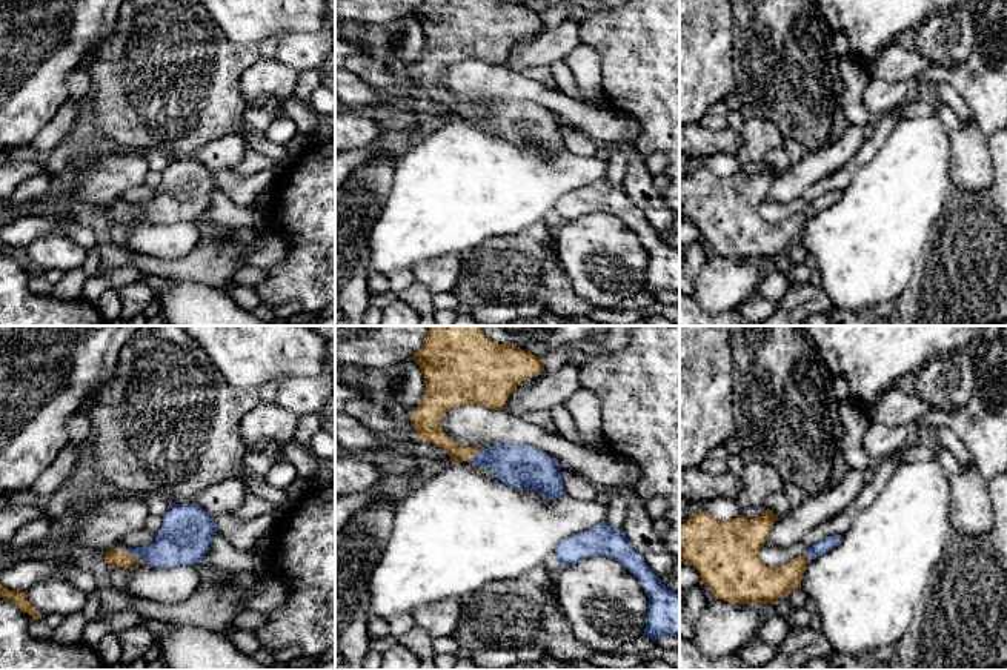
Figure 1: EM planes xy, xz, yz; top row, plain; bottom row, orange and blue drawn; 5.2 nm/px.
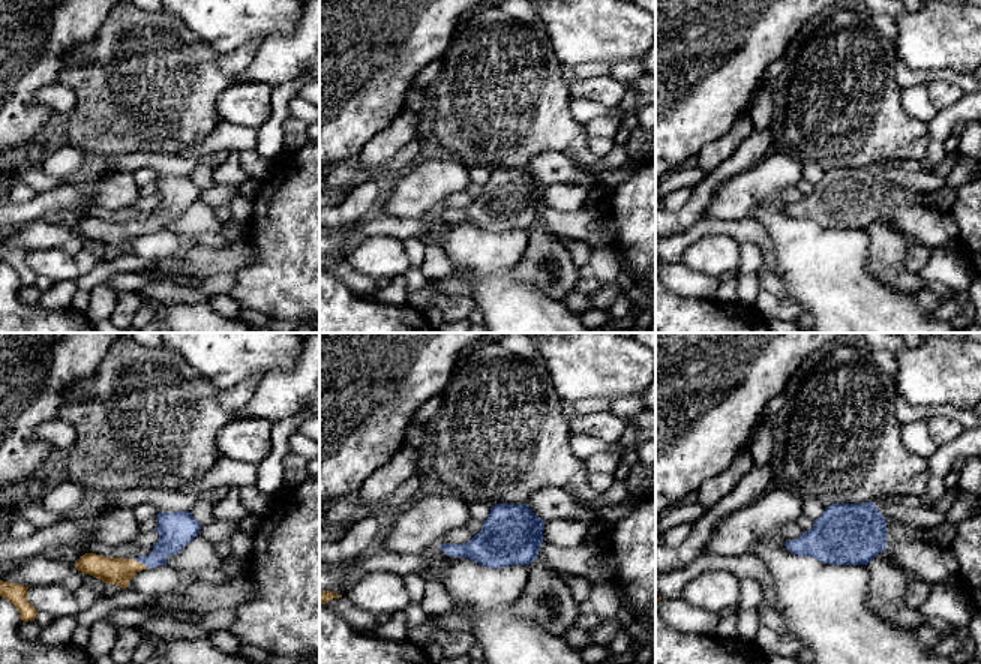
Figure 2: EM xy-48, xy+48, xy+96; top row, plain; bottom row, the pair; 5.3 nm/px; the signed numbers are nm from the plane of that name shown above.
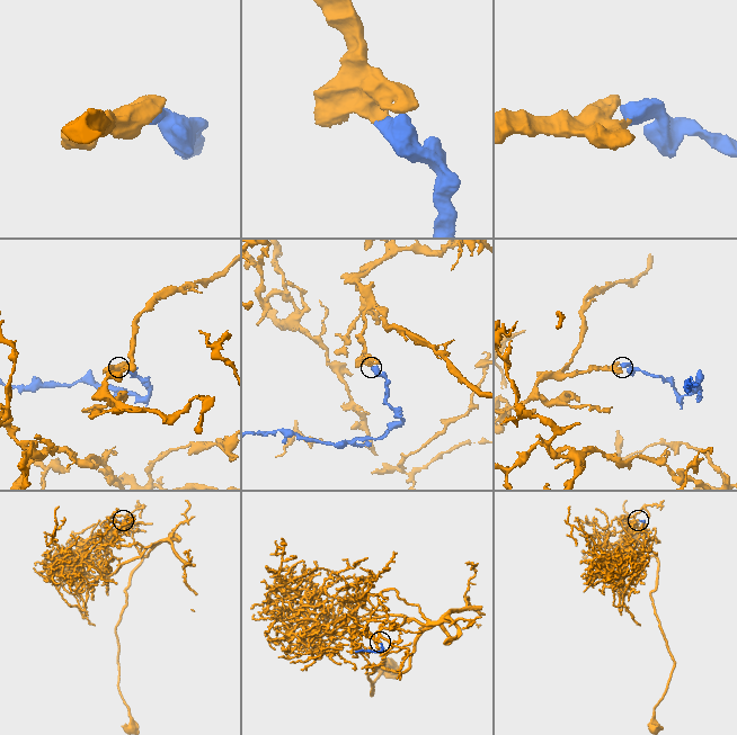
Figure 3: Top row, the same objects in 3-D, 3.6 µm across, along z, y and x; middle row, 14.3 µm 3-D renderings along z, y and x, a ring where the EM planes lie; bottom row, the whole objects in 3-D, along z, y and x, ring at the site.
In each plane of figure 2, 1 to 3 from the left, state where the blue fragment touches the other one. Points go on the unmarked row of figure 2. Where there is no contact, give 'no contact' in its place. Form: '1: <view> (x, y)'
1: xy-48 (141, 228)
2: no contact
3: no contact

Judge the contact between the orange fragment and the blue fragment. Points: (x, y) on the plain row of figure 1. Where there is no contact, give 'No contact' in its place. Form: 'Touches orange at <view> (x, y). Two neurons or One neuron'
Touches orange at xy (131, 211). One neuron

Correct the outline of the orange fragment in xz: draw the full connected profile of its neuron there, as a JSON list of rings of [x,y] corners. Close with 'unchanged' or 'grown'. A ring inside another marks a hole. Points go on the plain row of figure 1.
[[[423,0],[410,12],[426,38],[426,51],[410,71],[415,94],[447,106],[450,117],[472,117],[484,121],[506,141],[520,146],[535,146],[547,157],[566,151],[560,120],[547,108],[526,100],[494,100],[484,106],[460,101],[441,86],[441,74],[455,63],[477,60],[501,66],[515,43],[529,34],[538,32],[544,23],[540,12],[507,0]]]; grown

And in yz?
[[[770,164],[752,175],[739,171],[729,177],[720,177],[700,166],[680,184],[680,220],[693,221],[700,229],[701,240],[706,240],[718,255],[736,260],[776,260],[778,255],[787,254],[790,247],[801,243],[803,231],[812,215],[829,209],[842,197],[842,191],[830,191],[789,220],[767,223],[759,215],[759,204],[767,197],[769,186],[776,175],[778,172]]]; grown

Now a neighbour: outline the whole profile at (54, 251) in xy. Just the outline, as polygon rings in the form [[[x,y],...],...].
[[[48,234],[34,240],[28,247],[29,260],[42,270],[71,272],[81,269],[86,250],[63,234]]]

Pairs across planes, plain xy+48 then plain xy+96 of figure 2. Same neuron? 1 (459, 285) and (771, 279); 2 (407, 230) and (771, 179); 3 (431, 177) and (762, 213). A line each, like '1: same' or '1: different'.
1: same
2: different
3: different

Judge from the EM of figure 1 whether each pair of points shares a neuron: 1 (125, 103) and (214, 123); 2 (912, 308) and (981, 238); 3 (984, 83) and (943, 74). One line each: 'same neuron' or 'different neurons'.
1: same neuron
2: same neuron
3: same neuron

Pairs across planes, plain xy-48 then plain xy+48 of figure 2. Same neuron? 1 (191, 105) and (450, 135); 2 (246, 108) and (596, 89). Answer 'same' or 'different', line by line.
1: same
2: same

